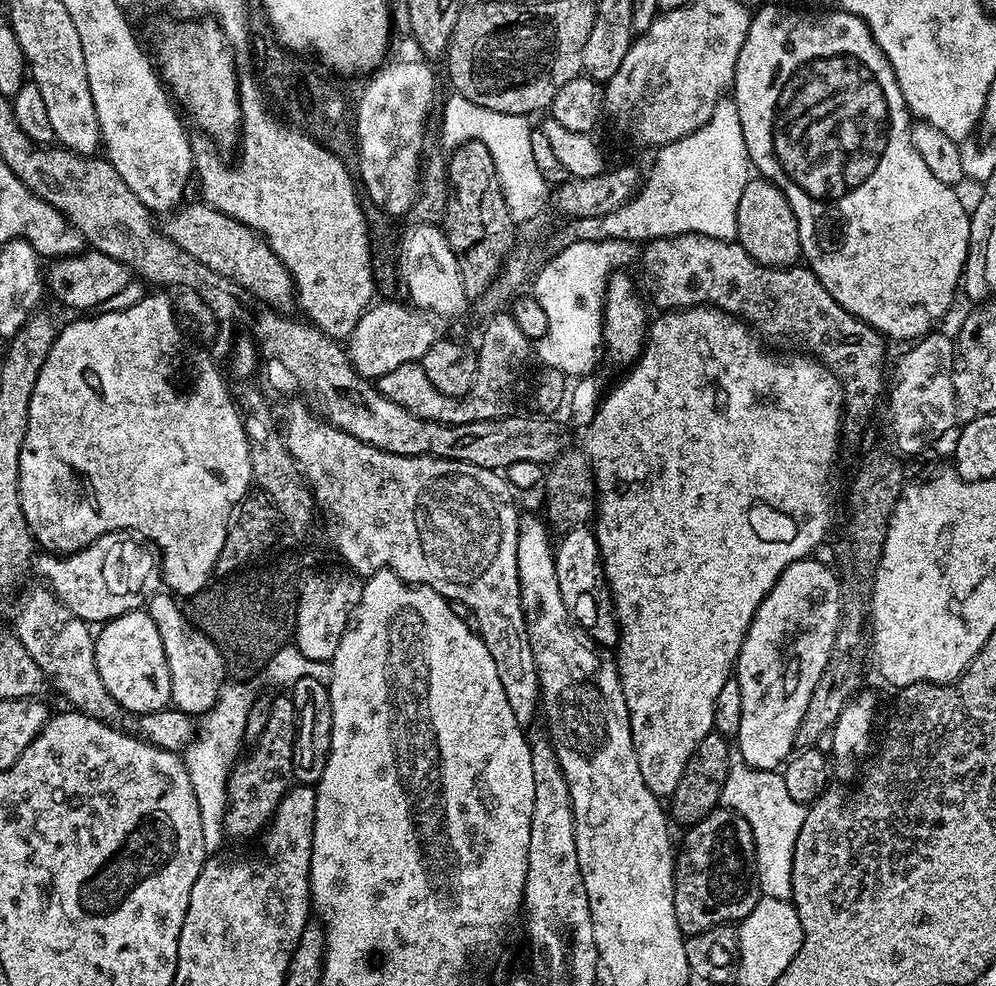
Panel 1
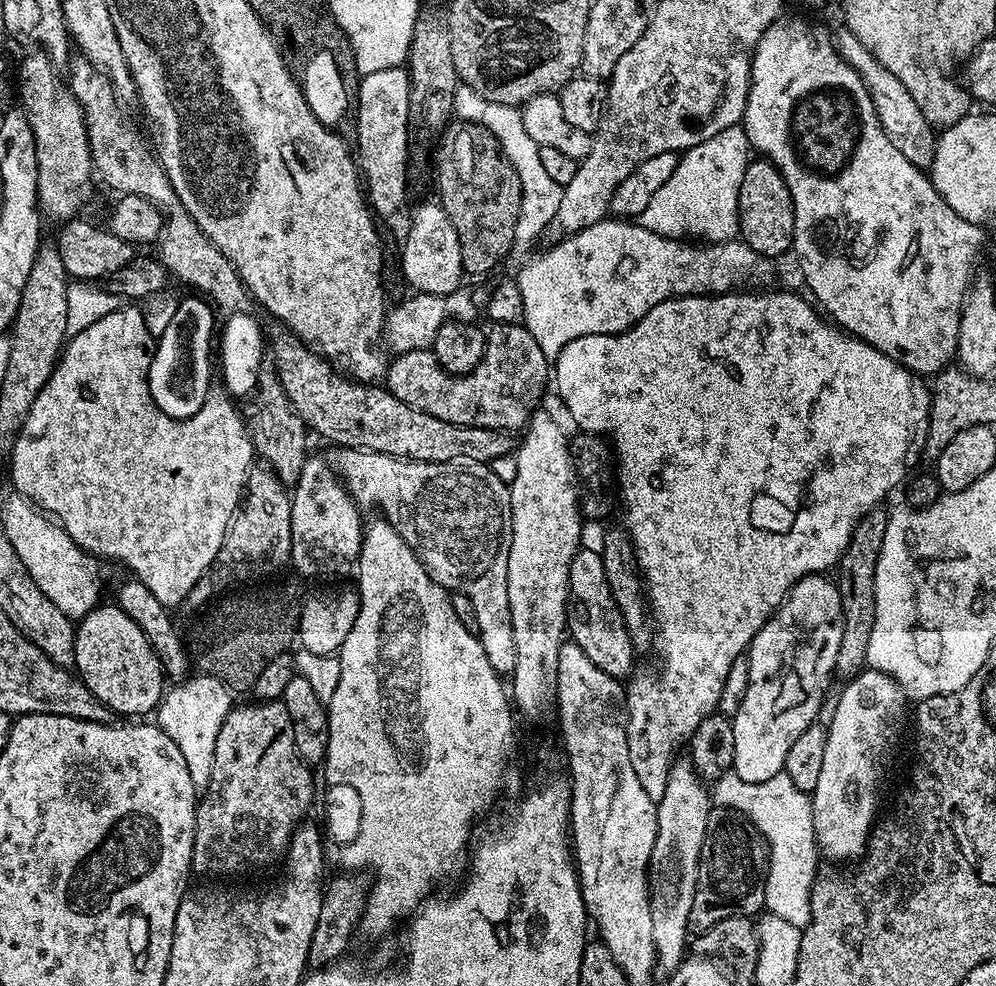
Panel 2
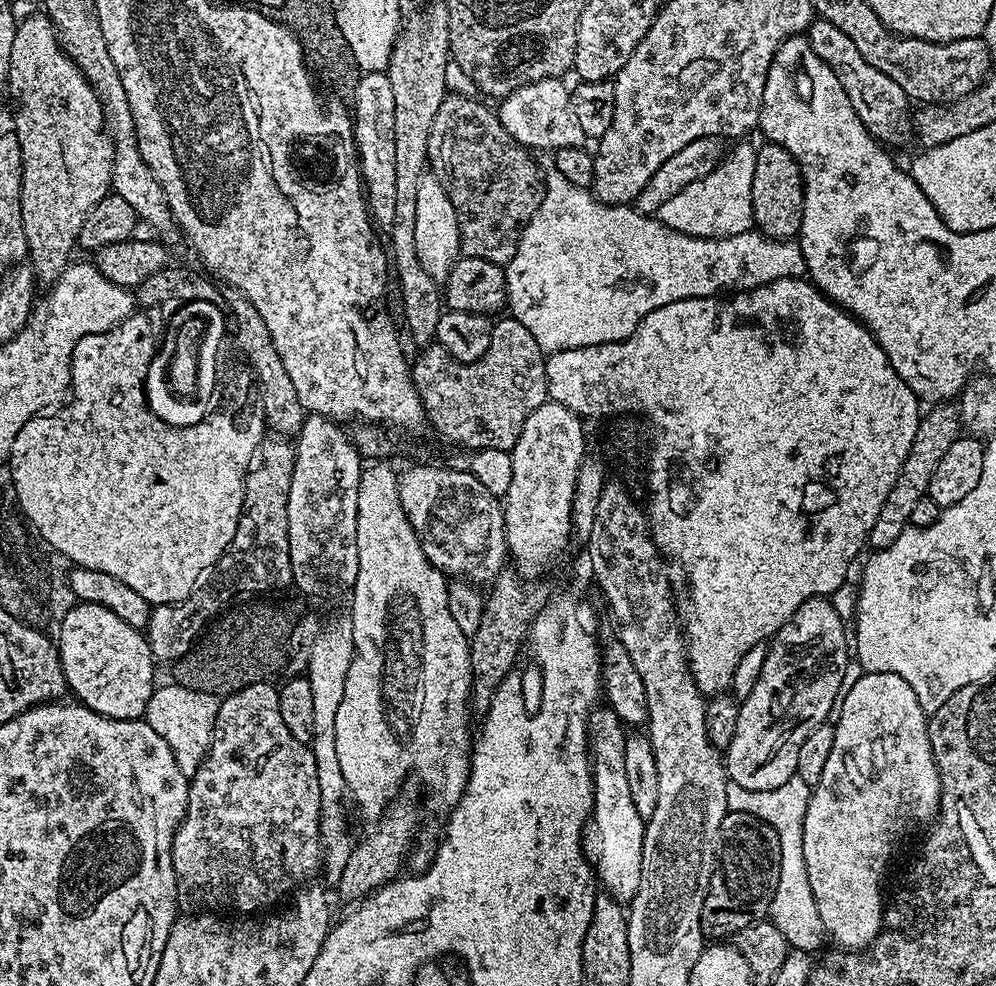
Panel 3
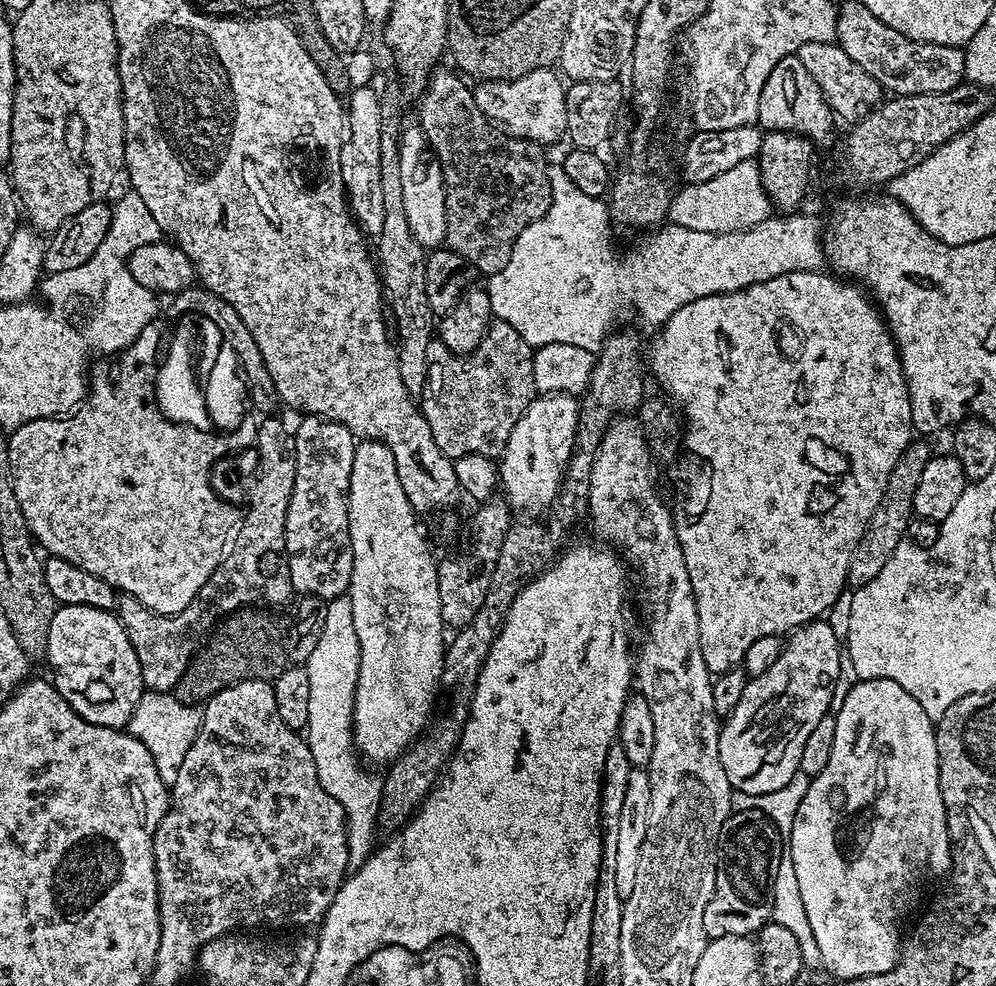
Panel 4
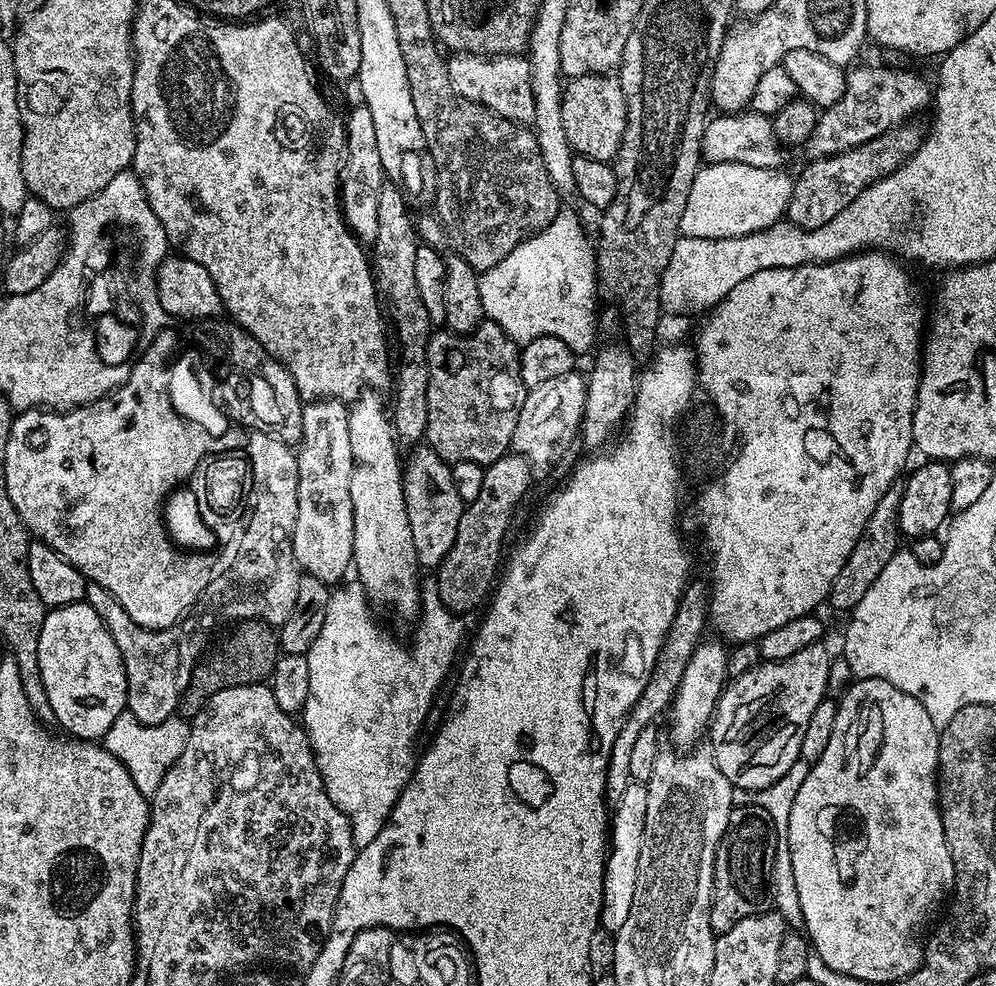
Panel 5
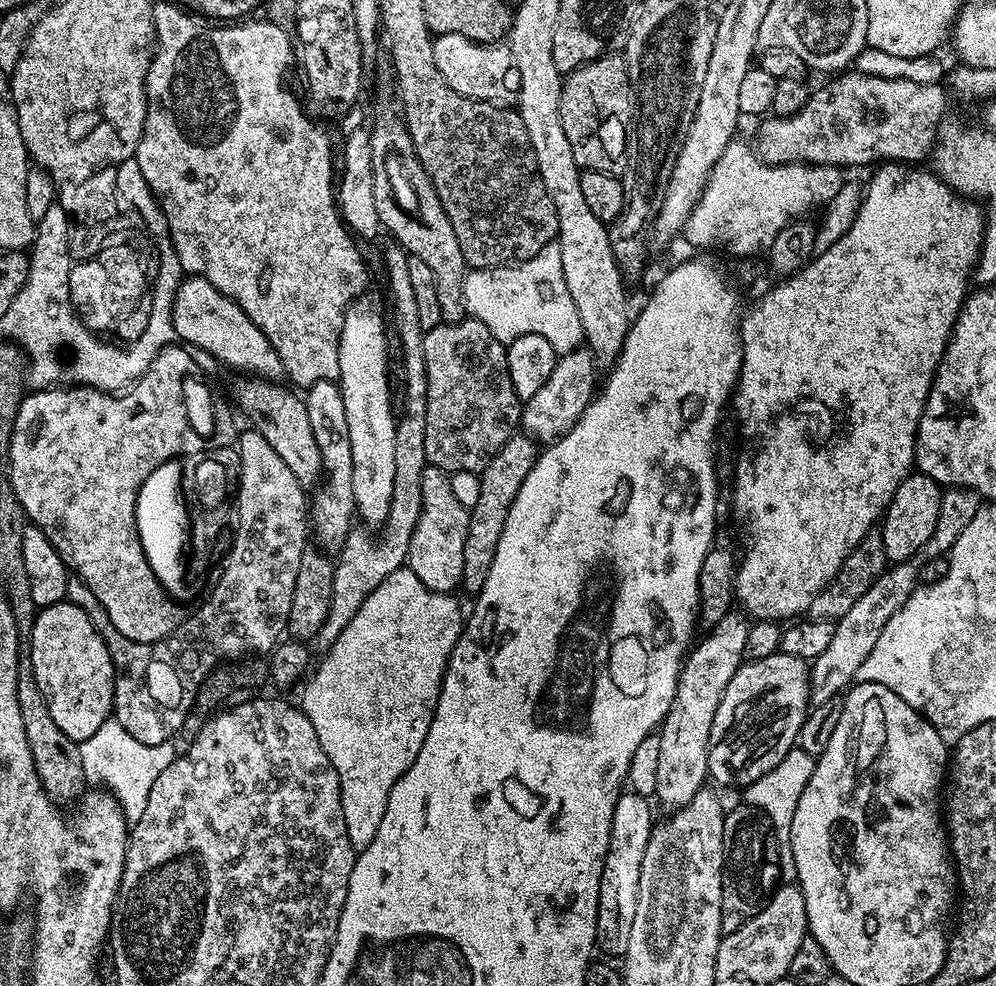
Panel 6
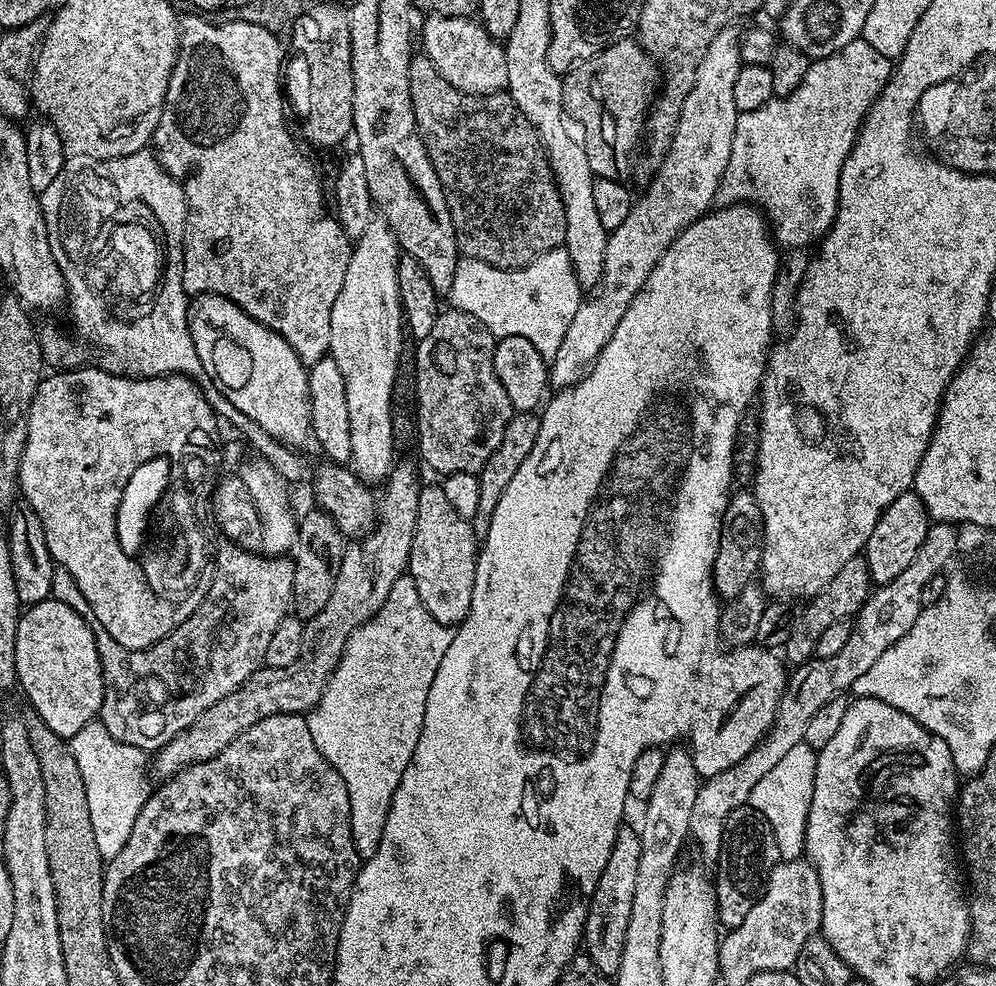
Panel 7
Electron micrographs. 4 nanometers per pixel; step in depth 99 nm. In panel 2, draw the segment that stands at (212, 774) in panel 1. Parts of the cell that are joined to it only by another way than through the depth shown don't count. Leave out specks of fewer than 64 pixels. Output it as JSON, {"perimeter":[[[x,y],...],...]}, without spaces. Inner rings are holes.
{"perimeter":[[[207,674],[196,676],[194,680],[187,679],[185,682],[177,683],[180,684],[177,688],[169,687],[165,691],[154,713],[154,720],[167,736],[174,738],[174,746],[178,746],[178,750],[182,750],[182,758],[186,758],[186,770],[190,770],[190,778],[194,786],[197,790],[204,790],[210,782],[210,770],[214,770],[214,742],[218,742],[218,730],[222,730],[226,718],[232,713],[234,692],[218,678]]]}

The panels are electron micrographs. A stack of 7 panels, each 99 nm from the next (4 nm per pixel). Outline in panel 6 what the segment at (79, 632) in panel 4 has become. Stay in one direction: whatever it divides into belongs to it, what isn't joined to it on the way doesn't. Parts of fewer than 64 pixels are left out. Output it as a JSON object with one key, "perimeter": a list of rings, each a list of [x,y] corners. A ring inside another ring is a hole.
{"perimeter":[[[61,602],[37,611],[30,643],[32,649],[27,649],[26,654],[32,660],[38,690],[46,694],[50,715],[54,722],[58,722],[58,730],[62,730],[62,734],[77,742],[90,738],[90,734],[94,734],[94,730],[98,730],[98,726],[109,720],[114,712],[112,699],[116,693],[116,667],[108,653],[107,639],[99,628],[93,626],[80,607],[71,602]]]}

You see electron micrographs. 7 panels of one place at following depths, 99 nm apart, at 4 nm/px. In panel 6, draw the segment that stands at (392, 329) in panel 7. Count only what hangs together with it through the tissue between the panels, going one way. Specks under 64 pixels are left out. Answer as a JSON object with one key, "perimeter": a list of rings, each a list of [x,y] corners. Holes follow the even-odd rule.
{"perimeter":[[[364,308],[361,312],[349,310],[344,313],[344,325],[340,331],[338,346],[338,383],[342,402],[346,402],[346,426],[350,426],[350,454],[354,458],[355,515],[368,524],[383,525],[390,514],[390,500],[394,494],[394,430],[397,417],[393,415],[388,393],[386,320],[376,312]]]}

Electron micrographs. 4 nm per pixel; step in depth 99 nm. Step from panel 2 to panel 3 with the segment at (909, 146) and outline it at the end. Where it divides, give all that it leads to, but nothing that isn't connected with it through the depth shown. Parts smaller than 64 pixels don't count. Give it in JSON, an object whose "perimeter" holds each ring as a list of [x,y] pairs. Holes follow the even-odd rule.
{"perimeter":[[[816,18],[809,24],[806,35],[814,54],[818,54],[818,58],[822,58],[830,70],[834,70],[840,87],[844,88],[868,133],[885,146],[906,143],[908,135],[913,135],[914,127],[910,110],[908,112],[910,101],[902,86],[898,86],[894,78],[886,78],[882,70],[874,70],[874,66],[870,66],[870,62],[866,62],[866,58],[854,50],[854,42],[850,42],[850,38],[846,38],[838,26]]]}

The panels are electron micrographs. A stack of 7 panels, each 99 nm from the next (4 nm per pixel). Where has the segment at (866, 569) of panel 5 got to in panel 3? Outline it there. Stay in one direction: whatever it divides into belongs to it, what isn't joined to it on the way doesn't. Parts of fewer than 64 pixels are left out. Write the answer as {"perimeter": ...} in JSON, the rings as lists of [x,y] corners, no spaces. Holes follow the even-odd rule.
{"perimeter":[[[941,402],[929,407],[923,413],[918,426],[918,434],[914,434],[914,442],[910,446],[910,454],[906,454],[906,462],[898,470],[898,478],[890,494],[886,494],[886,502],[882,502],[878,522],[874,522],[868,535],[867,547],[869,549],[879,550],[890,546],[890,542],[894,542],[894,538],[898,538],[898,534],[902,534],[902,530],[909,527],[914,506],[925,500],[928,495],[934,466],[942,462],[942,454],[946,454],[946,450],[958,439],[961,432],[962,425],[957,409],[951,403]]]}

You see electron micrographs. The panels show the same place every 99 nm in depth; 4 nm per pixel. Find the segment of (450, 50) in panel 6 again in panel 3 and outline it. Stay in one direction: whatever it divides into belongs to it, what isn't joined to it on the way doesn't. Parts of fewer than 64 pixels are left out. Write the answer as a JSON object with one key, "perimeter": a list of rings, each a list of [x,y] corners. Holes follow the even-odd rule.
{"perimeter":[[[560,78],[530,82],[499,101],[500,124],[506,130],[506,134],[510,134],[510,138],[520,147],[527,150],[537,150],[536,148],[555,150],[566,146],[585,147],[586,137],[582,126],[578,126],[574,118],[570,88],[569,85],[564,85],[564,82]]]}

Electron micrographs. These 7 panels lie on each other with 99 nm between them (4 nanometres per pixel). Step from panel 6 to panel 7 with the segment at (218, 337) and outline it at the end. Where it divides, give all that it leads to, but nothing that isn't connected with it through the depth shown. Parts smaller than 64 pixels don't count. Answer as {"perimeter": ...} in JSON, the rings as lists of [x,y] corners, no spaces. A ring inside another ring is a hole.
{"perimeter":[[[204,292],[189,303],[188,329],[202,366],[220,386],[224,398],[282,444],[298,446],[310,440],[308,368],[286,338],[250,318],[233,300],[212,292]]]}

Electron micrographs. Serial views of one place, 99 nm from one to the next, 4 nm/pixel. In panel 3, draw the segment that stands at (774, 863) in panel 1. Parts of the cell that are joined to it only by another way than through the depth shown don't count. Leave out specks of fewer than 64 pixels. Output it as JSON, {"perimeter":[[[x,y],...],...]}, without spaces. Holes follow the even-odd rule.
{"perimeter":[[[796,775],[774,790],[746,790],[746,786],[730,782],[726,786],[726,802],[729,812],[754,814],[759,820],[767,822],[778,834],[778,886],[770,902],[768,916],[772,924],[782,930],[782,938],[786,938],[789,949],[816,954],[820,943],[826,940],[826,933],[820,921],[818,906],[814,902],[814,890],[810,890],[810,874],[806,874],[806,854],[802,854],[802,830],[812,790],[813,785],[802,782],[802,778]]]}

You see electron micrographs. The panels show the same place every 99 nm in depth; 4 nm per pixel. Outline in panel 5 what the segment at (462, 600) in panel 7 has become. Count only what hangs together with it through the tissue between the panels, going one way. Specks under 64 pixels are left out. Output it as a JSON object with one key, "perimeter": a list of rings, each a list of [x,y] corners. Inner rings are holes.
{"perimeter":[[[427,446],[417,447],[409,452],[412,453],[409,456],[407,453],[402,475],[406,514],[410,518],[410,534],[414,538],[416,558],[420,561],[421,569],[436,570],[450,554],[454,540],[458,538],[458,522],[462,522],[466,502],[458,494],[458,486],[454,486],[452,465],[448,461]]]}

